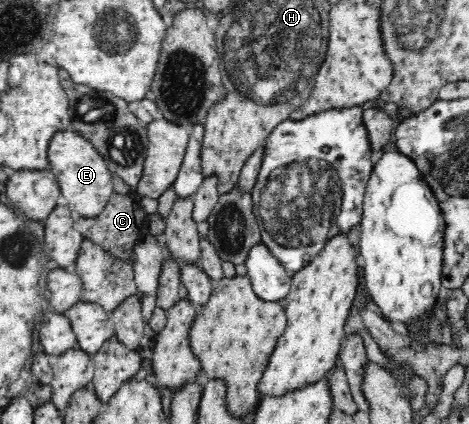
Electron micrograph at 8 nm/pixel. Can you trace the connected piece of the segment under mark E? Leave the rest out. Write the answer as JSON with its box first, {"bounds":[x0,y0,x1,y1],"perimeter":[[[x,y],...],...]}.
{"bounds":[49,131,114,218],"perimeter":[[[71,131],[57,133],[57,137],[53,137],[53,145],[49,145],[49,163],[71,211],[79,213],[81,218],[93,218],[105,209],[114,193],[113,174],[107,168],[103,156],[88,139]]]}

